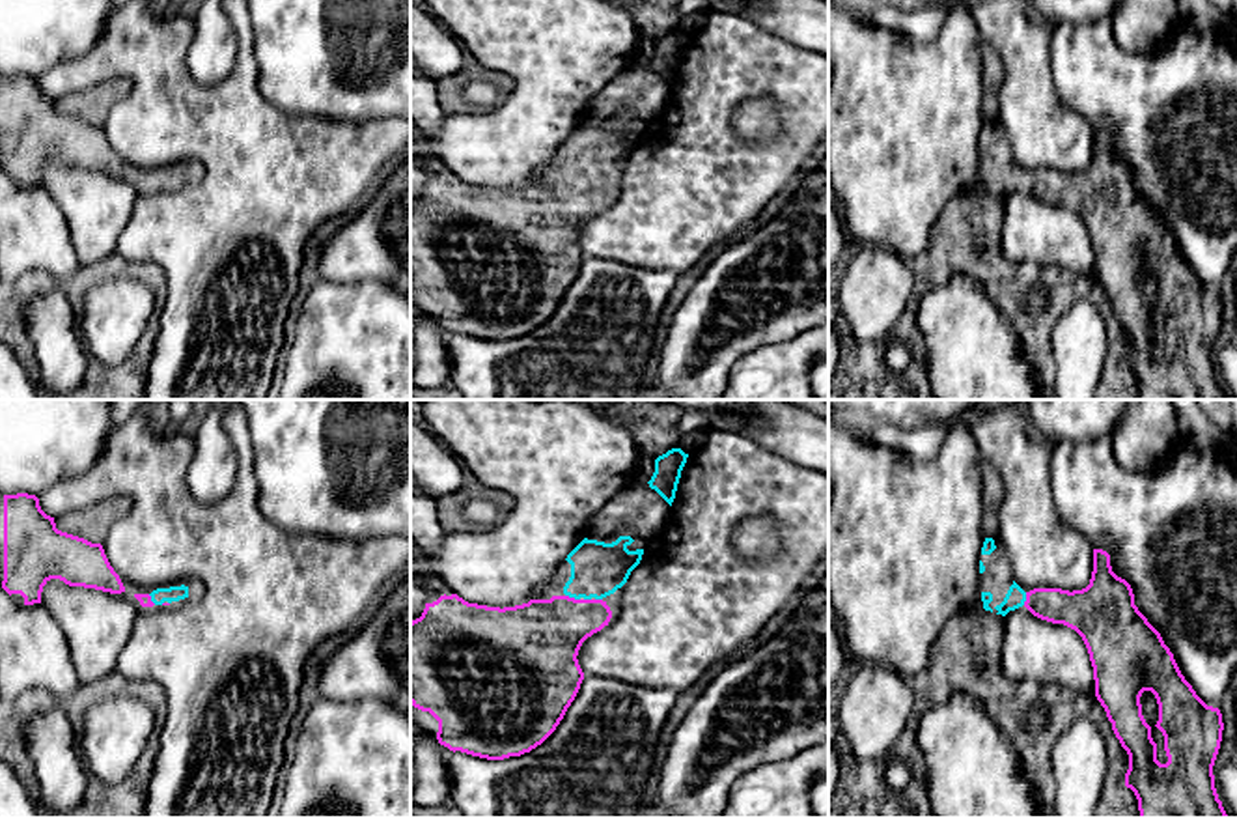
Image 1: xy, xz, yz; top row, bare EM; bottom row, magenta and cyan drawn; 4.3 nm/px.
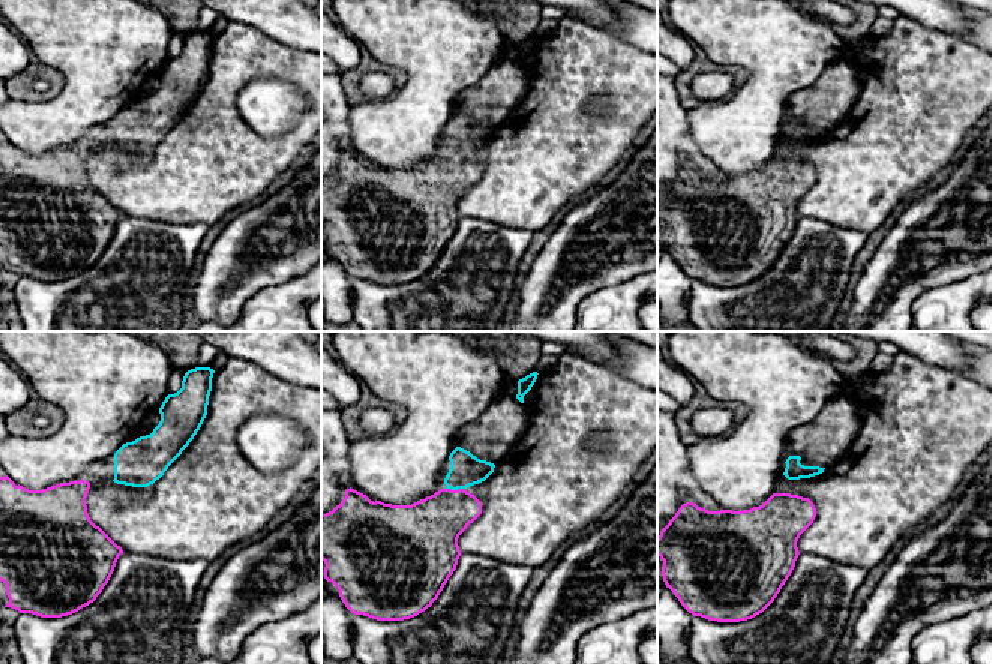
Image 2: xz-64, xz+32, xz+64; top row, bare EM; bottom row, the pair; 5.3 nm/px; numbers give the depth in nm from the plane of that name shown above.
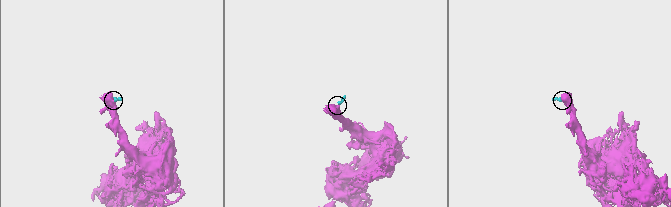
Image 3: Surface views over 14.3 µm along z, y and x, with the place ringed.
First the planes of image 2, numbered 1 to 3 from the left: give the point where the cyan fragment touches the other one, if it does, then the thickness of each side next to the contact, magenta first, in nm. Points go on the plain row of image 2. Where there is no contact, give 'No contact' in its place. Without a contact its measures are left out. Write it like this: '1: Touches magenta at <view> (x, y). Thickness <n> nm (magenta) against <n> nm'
1: No contact
2: Touches magenta at xz+32 (455, 155). Thickness 320 nm (magenta) against 180 nm
3: No contact

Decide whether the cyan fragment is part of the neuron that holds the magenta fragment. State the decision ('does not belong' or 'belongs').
belongs

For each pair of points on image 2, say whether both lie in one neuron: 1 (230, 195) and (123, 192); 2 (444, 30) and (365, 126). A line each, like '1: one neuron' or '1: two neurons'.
1: one neuron
2: one neuron

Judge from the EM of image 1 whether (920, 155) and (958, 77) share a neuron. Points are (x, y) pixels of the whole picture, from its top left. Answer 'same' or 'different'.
same

